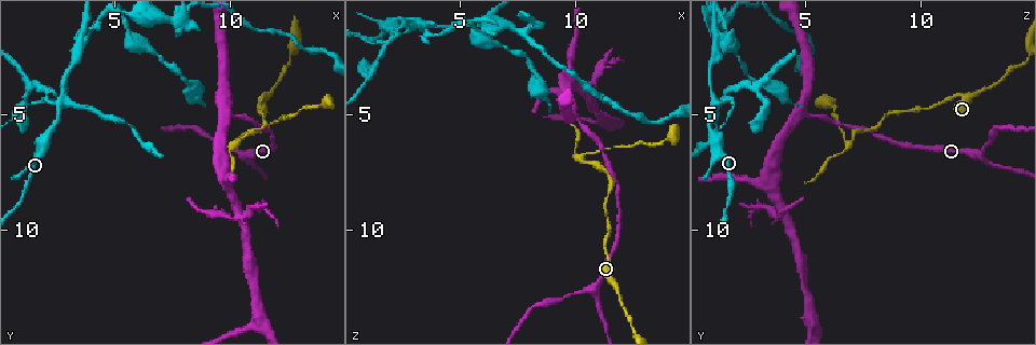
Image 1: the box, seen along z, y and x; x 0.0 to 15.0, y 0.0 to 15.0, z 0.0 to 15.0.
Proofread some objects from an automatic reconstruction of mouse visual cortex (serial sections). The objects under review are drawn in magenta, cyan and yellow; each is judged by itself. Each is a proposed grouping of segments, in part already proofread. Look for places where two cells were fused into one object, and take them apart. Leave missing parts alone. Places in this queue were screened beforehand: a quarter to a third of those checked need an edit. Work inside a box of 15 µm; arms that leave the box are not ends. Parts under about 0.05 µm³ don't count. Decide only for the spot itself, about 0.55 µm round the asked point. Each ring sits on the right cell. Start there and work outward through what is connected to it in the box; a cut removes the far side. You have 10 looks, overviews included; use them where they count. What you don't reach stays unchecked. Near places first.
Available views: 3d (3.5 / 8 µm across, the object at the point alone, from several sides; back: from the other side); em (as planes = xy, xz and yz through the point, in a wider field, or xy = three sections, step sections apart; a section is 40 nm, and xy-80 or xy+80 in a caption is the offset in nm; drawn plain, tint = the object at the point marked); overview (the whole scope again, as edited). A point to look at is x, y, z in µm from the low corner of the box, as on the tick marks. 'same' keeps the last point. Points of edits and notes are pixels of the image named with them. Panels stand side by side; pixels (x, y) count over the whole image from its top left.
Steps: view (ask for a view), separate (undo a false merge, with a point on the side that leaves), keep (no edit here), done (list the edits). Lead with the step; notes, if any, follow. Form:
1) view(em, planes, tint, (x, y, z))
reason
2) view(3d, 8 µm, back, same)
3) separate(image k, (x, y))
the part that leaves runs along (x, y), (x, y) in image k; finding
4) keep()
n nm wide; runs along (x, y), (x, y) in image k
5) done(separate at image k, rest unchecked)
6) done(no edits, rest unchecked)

view(3d, 3.5 µm, (10.7, 6.8, 12.5))
arms part here

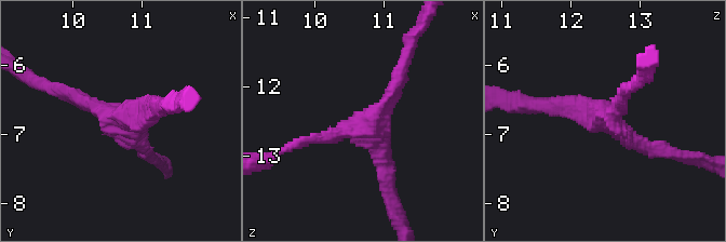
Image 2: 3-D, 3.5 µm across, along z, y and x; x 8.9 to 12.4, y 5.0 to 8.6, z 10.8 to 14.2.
view(em, xy, step 5, plain, (10.80, 6.75, 12.55))
3 arms; arms of 200, 200, 200 nm

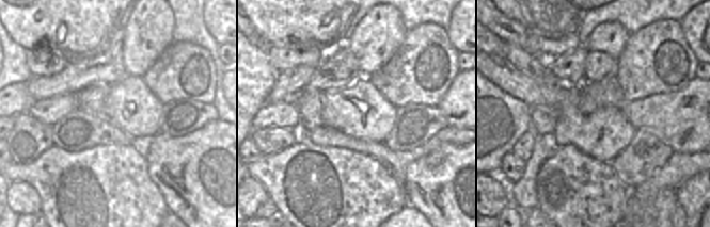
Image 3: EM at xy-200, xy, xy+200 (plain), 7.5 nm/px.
view(em, xy, step 5, tint, same)

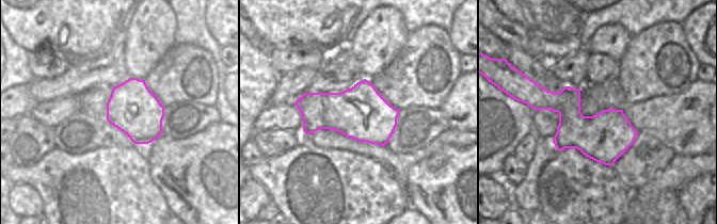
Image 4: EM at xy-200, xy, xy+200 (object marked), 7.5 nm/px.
keep()
runs along (404, 65), (364, 126), (305, 139) in image 2; all the same cell

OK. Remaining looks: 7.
view(3d, 3.5 µm, (10.3, 6.3, 6.8))
branch point

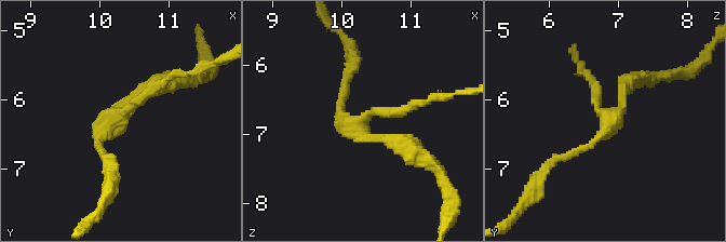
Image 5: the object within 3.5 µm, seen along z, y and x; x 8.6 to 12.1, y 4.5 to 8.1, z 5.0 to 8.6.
view(em, planes, tint, (10.20, 6.30, 6.85))

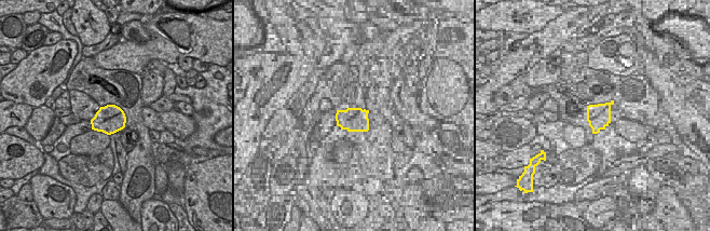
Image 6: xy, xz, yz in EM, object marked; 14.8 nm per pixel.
view(em, xy, step 2, tint, same)

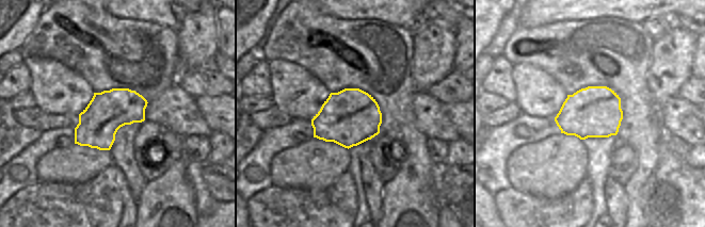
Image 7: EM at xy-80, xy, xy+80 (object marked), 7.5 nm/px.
keep()
all the same cell

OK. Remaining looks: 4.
view(em, xy, step 5, tint, (10.5, 9.2, 4.1))
abrupt turn

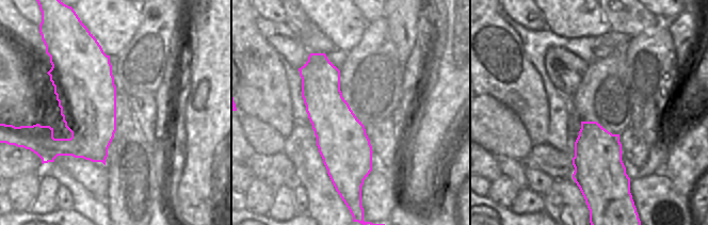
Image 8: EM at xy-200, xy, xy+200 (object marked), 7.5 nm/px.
view(3d, 3.5 µm, same)

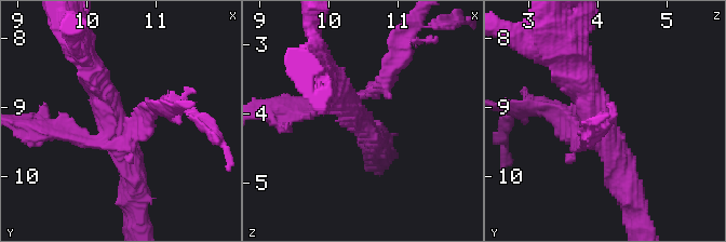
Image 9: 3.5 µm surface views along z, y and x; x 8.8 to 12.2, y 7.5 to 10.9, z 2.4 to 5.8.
separate(image 9, (142, 136))
the part that leaves runs along (110, 143), (166, 107) in image 9; two cells meet here

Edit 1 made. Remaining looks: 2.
done(separate at image 9, rest unchecked)

